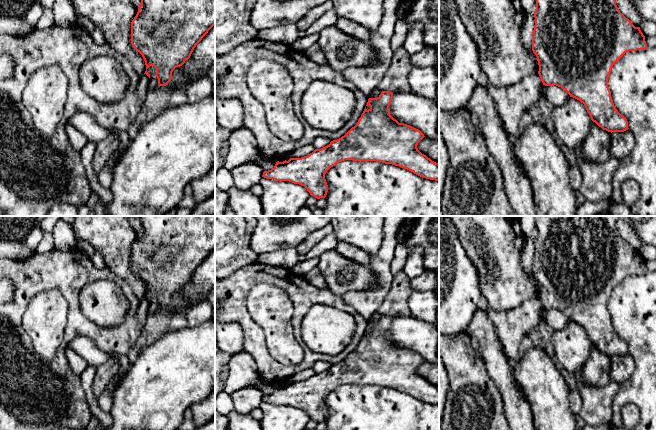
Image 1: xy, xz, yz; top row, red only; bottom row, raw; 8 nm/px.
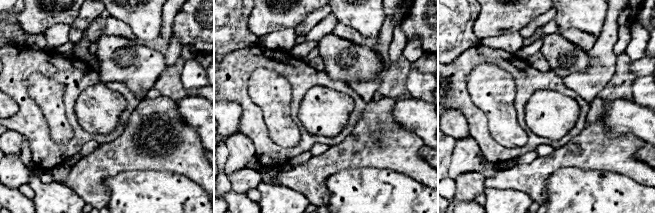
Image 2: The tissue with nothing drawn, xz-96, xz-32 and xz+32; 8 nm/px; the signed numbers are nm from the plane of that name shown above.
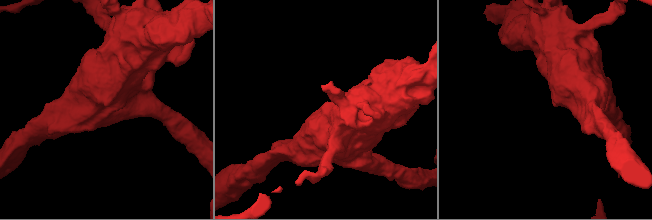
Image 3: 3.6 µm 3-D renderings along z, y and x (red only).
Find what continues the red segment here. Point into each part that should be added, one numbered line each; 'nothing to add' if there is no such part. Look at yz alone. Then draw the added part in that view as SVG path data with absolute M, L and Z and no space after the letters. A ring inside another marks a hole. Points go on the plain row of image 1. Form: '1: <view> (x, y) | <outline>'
nothing to add

